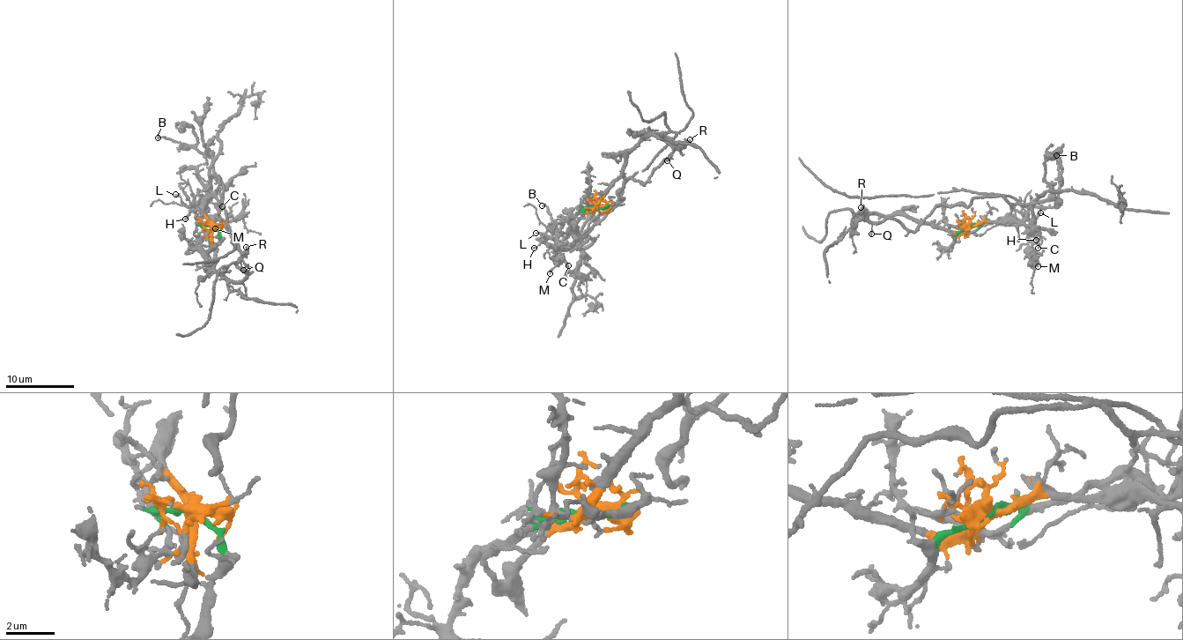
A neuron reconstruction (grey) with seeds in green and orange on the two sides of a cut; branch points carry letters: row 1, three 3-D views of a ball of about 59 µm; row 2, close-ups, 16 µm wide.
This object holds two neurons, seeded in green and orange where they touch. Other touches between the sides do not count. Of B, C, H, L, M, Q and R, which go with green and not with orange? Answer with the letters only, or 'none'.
C, H, L, M

